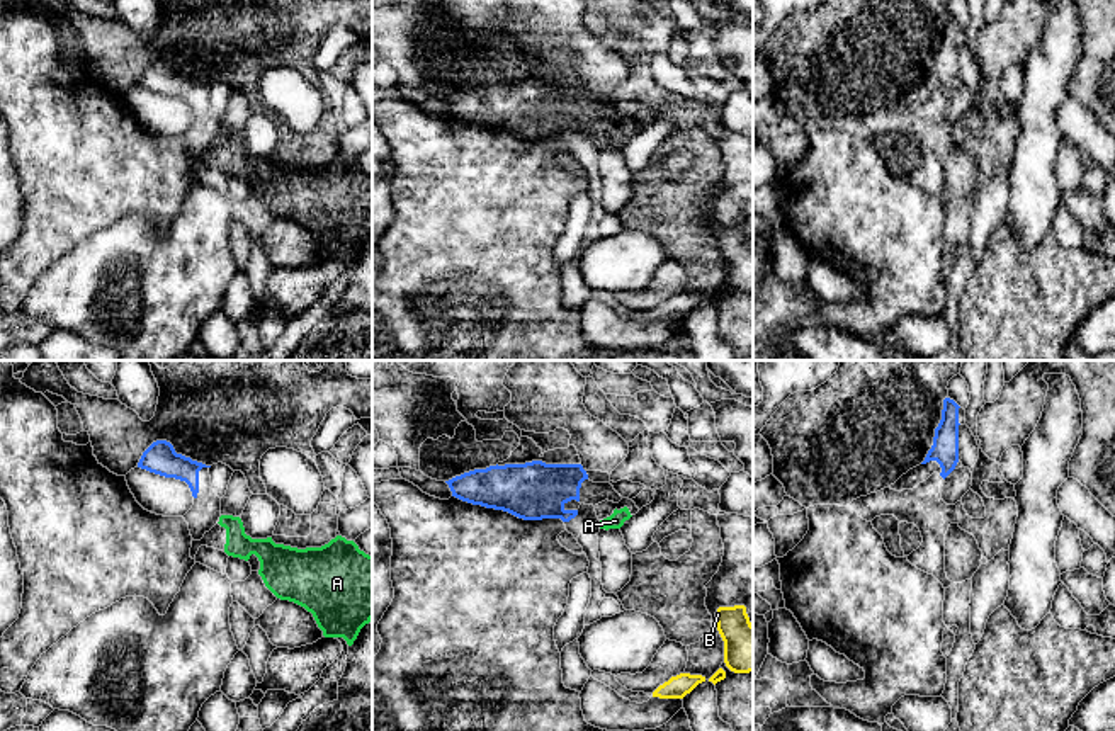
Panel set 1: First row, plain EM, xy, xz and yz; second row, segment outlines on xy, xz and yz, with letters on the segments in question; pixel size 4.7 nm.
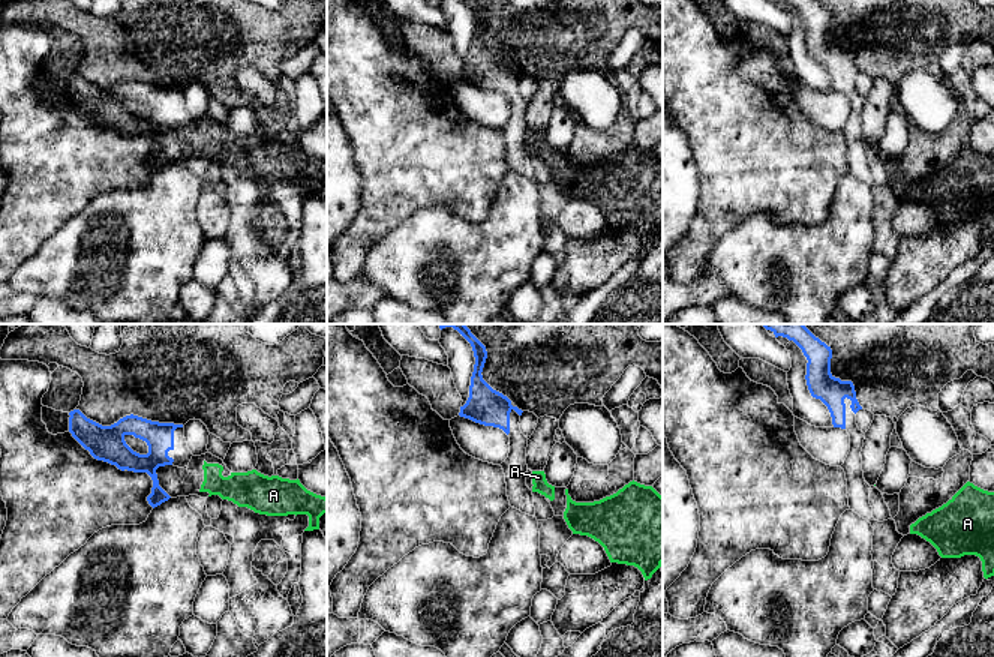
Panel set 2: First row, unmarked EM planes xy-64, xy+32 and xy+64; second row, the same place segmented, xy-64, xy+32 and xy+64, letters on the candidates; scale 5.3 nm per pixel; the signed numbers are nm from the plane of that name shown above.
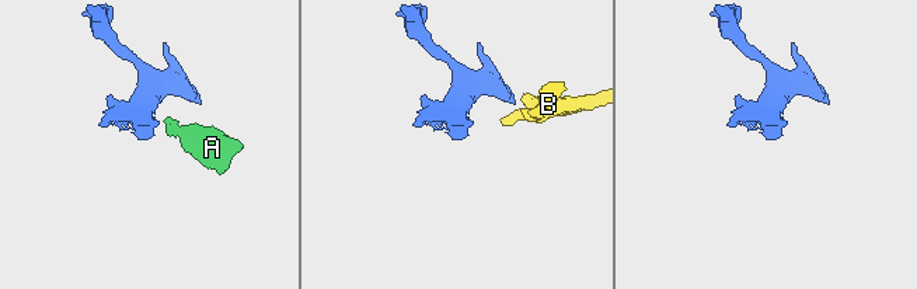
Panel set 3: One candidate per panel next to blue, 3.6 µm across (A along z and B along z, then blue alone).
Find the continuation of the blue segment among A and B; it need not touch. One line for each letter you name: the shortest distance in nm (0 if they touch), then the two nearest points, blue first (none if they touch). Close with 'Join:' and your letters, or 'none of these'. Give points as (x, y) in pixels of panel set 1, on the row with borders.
A: gap 120 nm; span xz (577, 514), (600, 521)
Join: A

